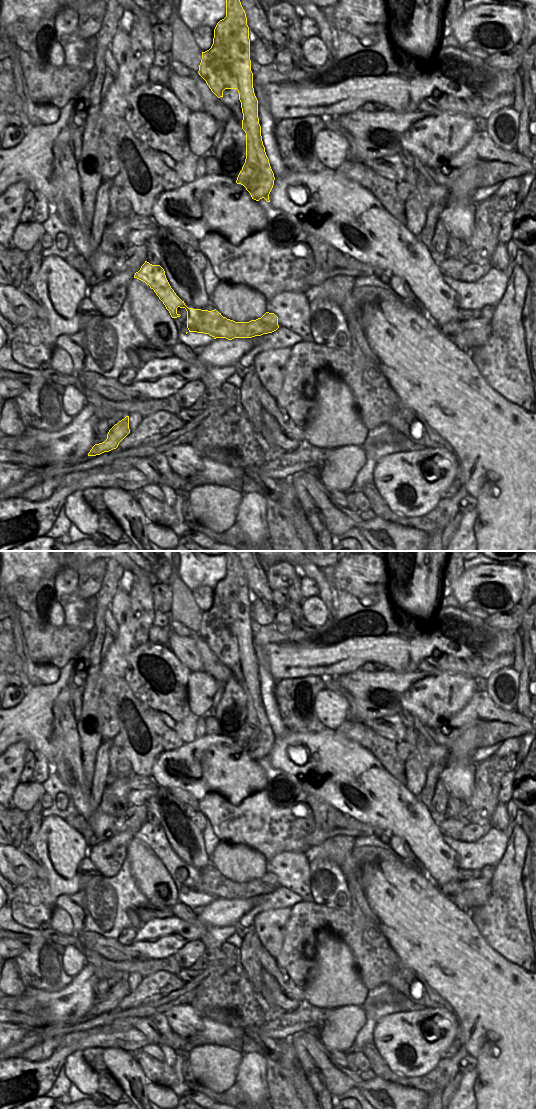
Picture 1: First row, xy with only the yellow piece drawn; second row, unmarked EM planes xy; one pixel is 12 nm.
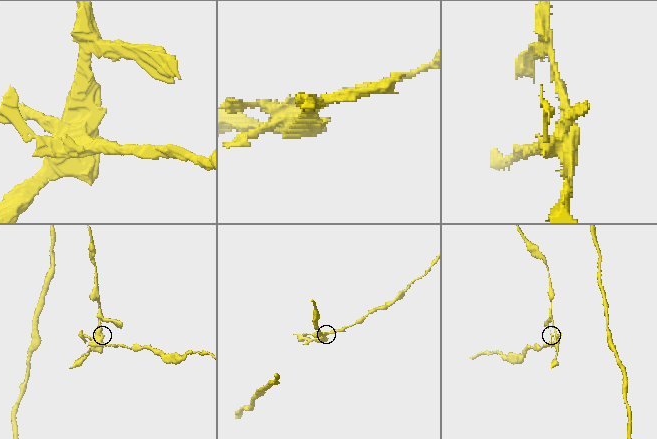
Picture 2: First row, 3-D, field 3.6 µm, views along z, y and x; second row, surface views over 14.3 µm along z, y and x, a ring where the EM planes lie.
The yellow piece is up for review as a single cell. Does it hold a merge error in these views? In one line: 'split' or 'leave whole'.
split

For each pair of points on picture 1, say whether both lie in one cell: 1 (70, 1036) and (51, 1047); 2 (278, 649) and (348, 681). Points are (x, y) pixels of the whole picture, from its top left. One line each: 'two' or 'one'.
1: two
2: two

